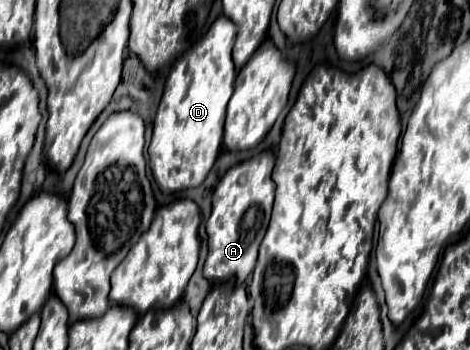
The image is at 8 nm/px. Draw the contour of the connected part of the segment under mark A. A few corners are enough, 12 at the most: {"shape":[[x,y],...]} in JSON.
{"shape":[[273,152],[215,186],[203,276],[243,284],[273,208]]}

